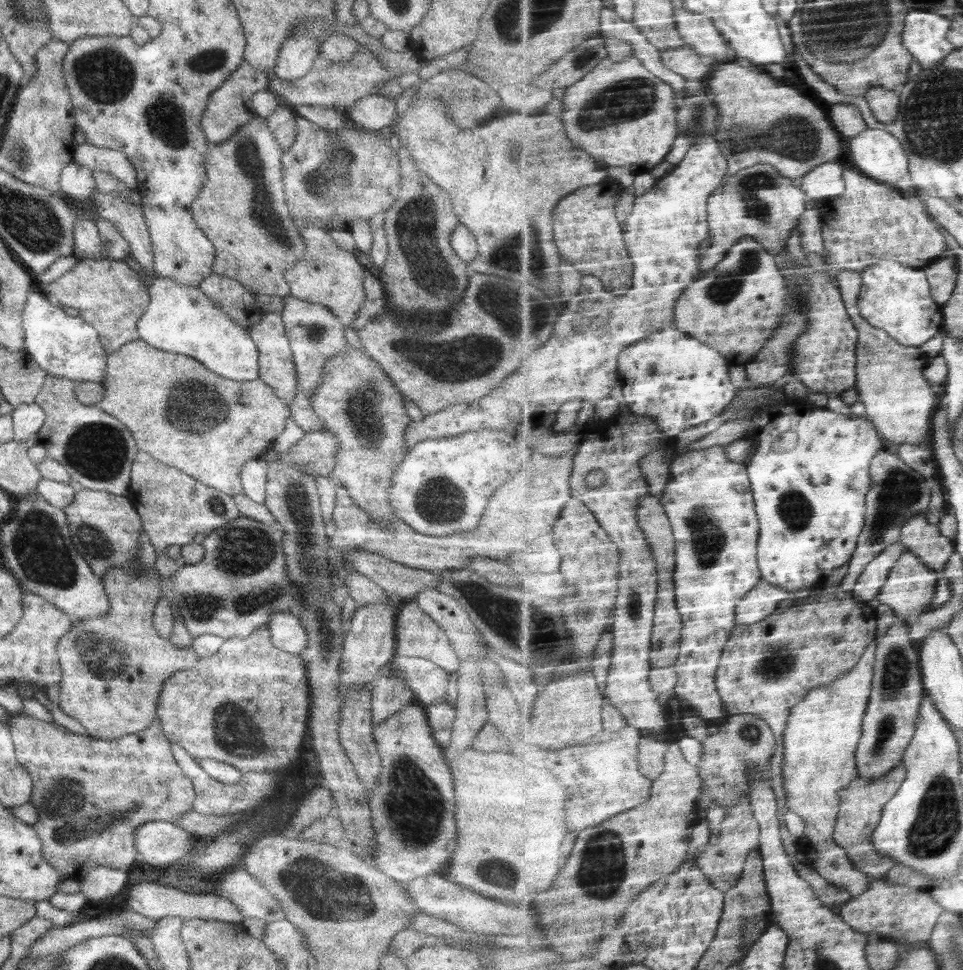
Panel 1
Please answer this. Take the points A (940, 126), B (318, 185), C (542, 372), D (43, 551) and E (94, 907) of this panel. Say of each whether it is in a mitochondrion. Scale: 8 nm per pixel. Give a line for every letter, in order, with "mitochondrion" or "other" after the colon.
A: mitochondrion
B: mitochondrion
C: other
D: mitochondrion
E: other

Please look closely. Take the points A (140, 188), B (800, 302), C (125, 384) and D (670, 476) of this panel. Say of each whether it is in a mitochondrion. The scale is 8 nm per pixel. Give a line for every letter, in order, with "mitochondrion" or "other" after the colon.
A: other
B: other
C: other
D: other

